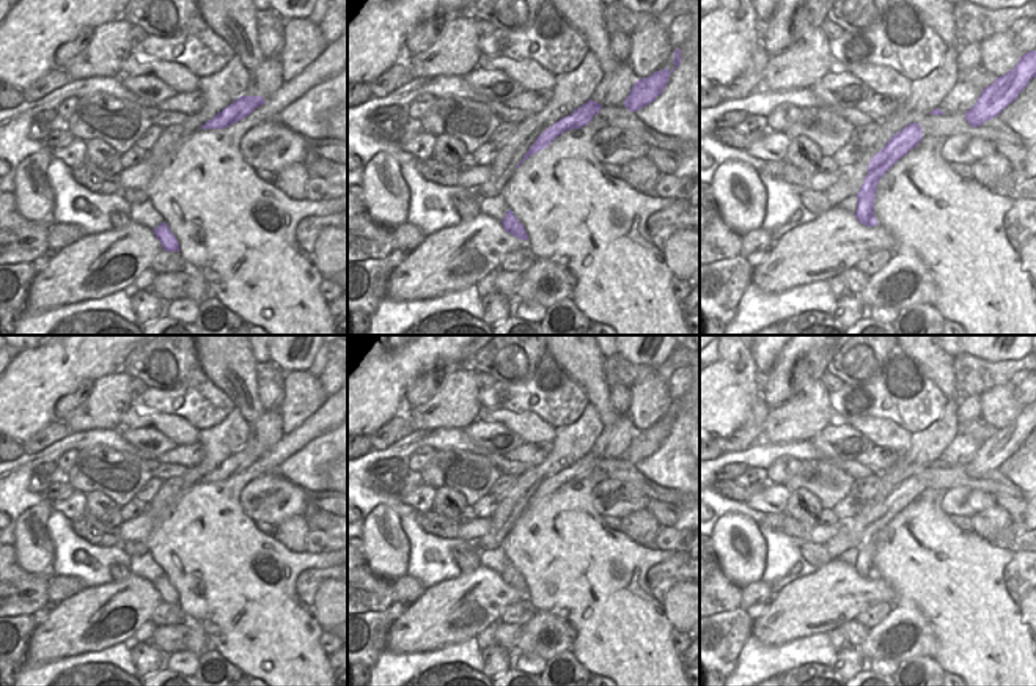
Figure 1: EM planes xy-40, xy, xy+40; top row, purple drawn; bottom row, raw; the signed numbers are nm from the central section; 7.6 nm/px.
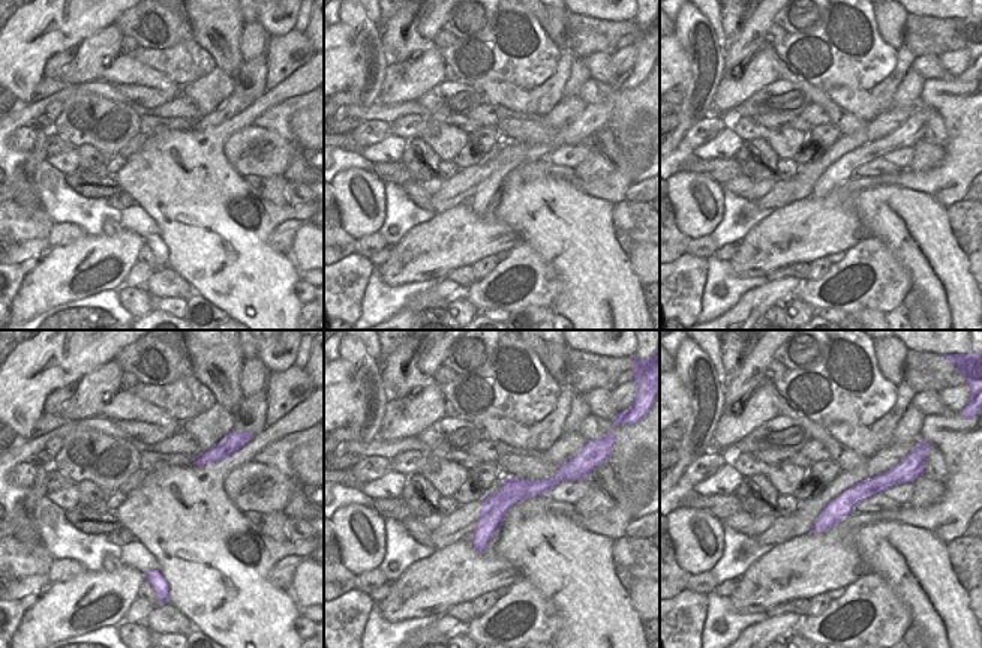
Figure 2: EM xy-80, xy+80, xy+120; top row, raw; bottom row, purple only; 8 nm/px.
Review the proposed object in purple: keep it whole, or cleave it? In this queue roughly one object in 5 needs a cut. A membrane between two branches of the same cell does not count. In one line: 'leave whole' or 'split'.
split

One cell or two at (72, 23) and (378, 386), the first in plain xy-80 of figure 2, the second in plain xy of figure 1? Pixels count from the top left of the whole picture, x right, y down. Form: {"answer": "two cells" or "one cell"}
{"answer": "one cell"}

